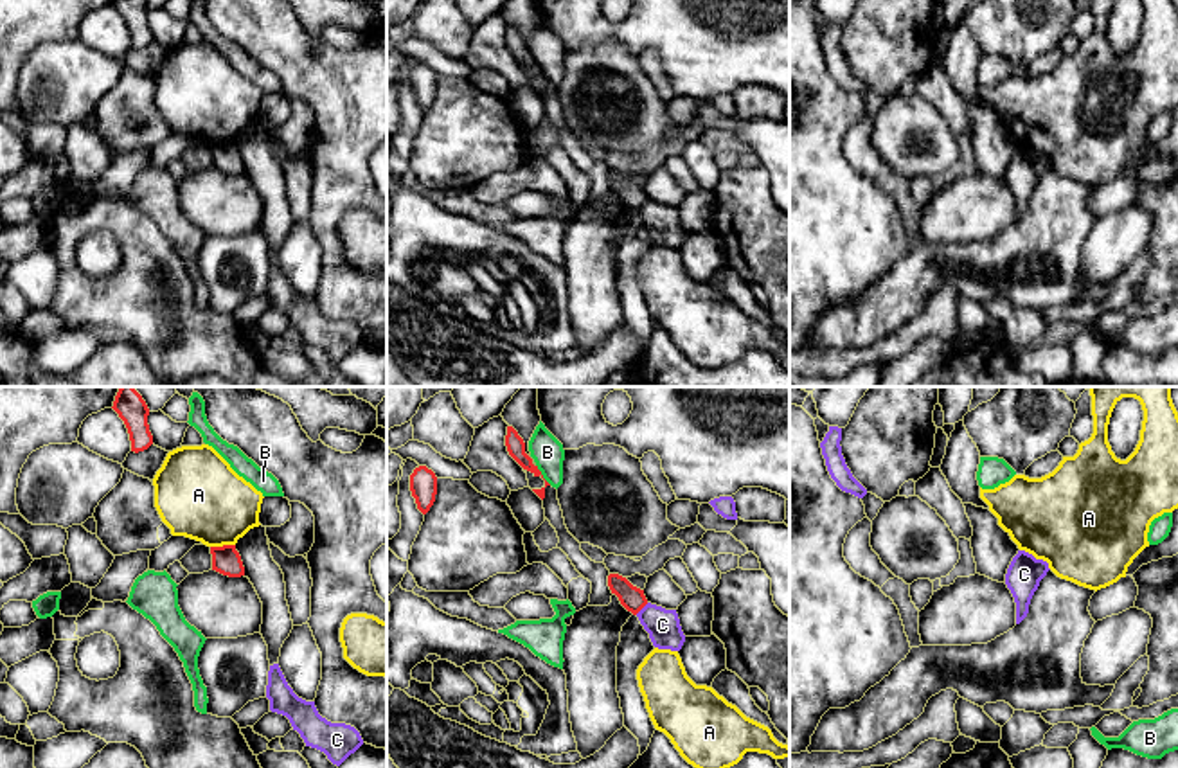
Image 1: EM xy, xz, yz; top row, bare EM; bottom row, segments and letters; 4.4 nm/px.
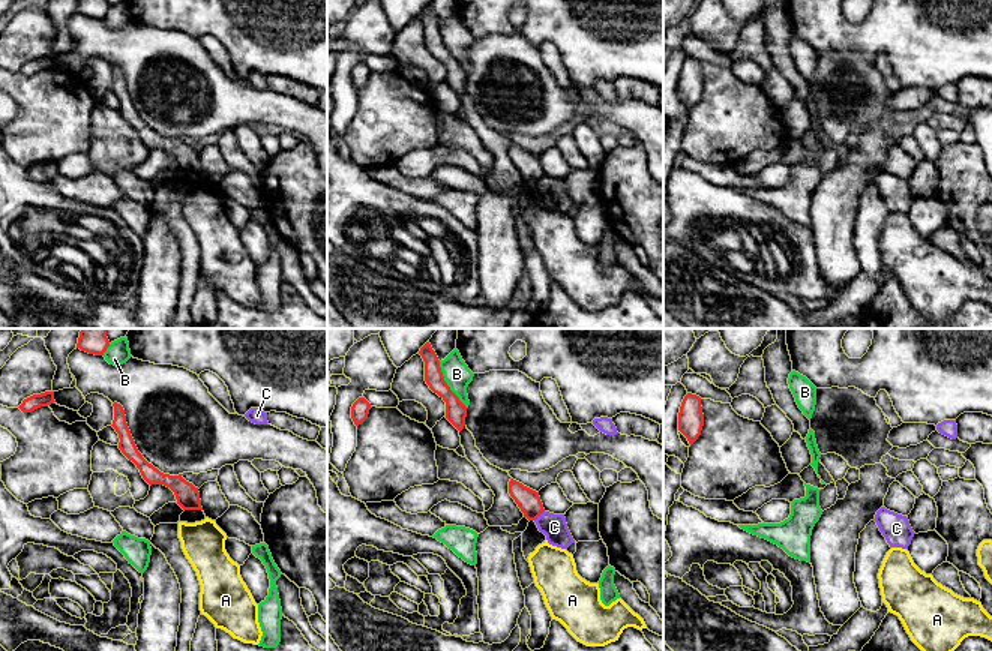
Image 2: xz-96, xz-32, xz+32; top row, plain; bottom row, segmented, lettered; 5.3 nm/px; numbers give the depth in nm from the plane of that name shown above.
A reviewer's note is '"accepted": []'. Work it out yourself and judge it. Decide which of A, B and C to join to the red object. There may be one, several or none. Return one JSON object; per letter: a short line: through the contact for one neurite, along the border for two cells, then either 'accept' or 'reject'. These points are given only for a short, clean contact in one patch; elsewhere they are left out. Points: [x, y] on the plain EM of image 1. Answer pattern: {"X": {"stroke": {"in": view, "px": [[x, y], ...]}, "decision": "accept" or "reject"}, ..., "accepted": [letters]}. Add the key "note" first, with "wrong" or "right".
{"note": "right", "A": {"decision": "reject"}, "B": {"decision": "reject"}, "C": {"stroke": {"in": "xz", "px": [[648, 200], [635, 211]]}, "decision": "reject"}, "accepted": []}

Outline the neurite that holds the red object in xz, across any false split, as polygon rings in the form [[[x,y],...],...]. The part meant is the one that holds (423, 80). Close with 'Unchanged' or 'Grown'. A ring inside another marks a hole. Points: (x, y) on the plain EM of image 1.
[[[419,63],[410,72],[410,88],[415,95],[417,106],[426,112],[435,99],[437,74],[426,63]]]. Unchanged

